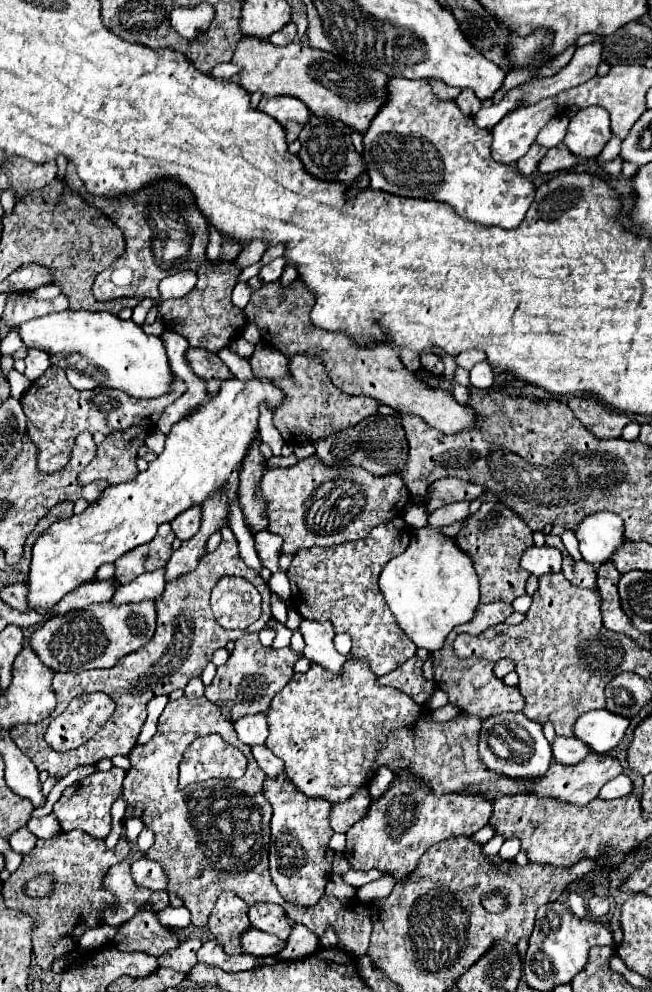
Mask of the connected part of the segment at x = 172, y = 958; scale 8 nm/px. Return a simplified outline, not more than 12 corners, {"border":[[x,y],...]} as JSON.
{"border":[[186,938],[158,958],[158,966],[188,974],[202,942]]}

